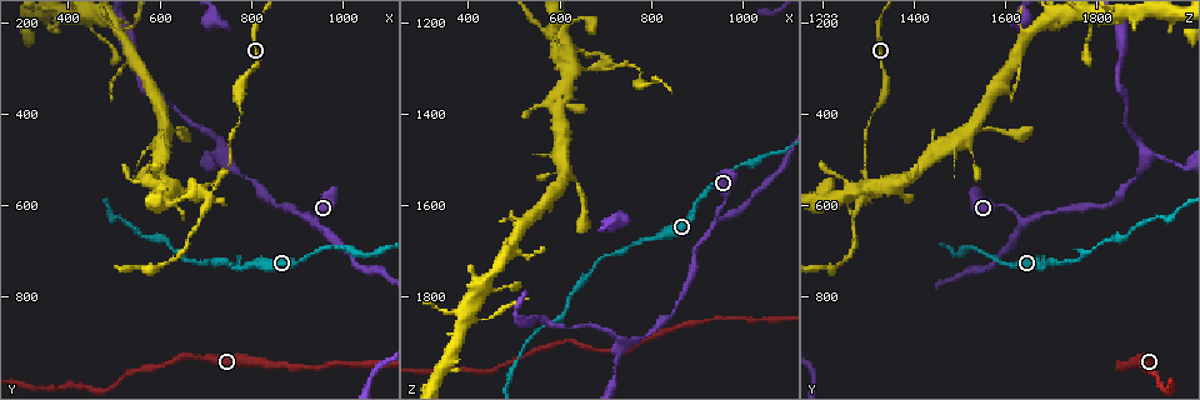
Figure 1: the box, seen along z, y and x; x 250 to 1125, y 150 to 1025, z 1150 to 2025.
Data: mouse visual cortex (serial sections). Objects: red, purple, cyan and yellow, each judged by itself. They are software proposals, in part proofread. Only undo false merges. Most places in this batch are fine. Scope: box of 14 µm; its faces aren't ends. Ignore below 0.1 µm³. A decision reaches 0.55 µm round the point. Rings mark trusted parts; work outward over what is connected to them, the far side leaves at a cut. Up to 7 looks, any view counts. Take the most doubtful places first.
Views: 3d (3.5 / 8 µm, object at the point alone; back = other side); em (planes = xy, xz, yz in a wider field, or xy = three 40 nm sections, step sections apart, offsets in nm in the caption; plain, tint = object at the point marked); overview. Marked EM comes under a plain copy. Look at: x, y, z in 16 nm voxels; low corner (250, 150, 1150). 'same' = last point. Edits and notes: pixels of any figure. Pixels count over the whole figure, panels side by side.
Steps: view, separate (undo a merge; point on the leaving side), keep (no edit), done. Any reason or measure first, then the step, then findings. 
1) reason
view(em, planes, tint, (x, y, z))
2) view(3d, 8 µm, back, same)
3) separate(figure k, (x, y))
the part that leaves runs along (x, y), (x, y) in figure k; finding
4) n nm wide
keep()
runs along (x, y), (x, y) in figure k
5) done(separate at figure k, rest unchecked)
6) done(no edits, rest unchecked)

a fork
view(3d, 8 µm, (705, 575, 1295))

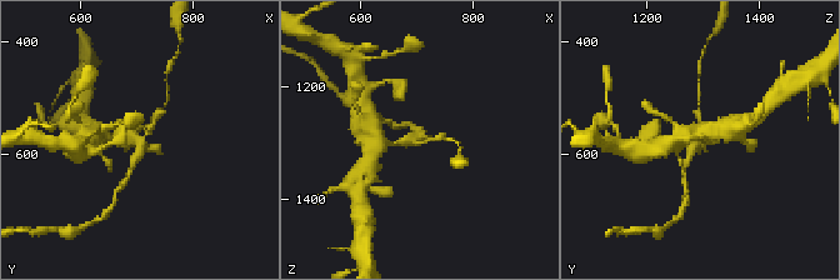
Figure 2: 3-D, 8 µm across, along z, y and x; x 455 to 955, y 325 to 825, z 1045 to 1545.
view(em, xy, step 3, tint, (705, 570, 1290))

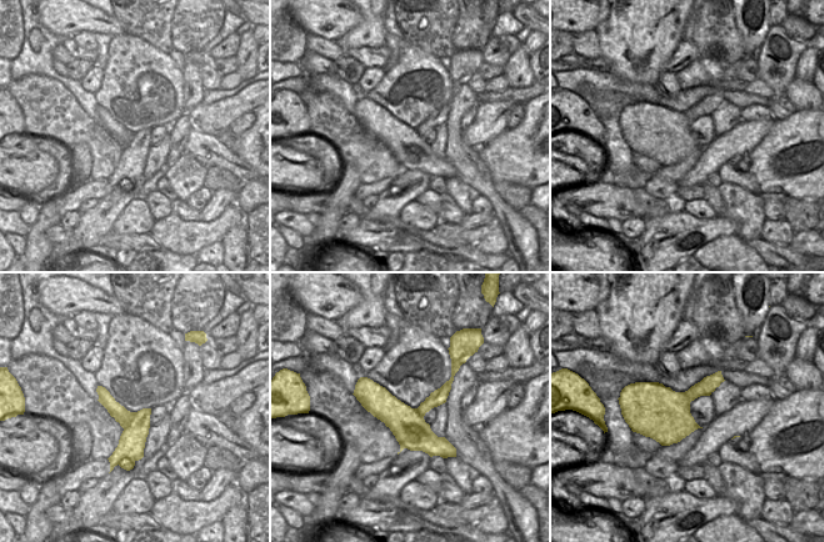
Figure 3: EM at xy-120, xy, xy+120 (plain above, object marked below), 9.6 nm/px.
separate(figure 2, (403, 141))
border along (135, 412), (131, 421), (124, 428) in figure 3; a second cell is stuck on

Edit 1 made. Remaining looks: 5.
sudden change in width
view(3d, 8 µm, (945, 630, 1630))

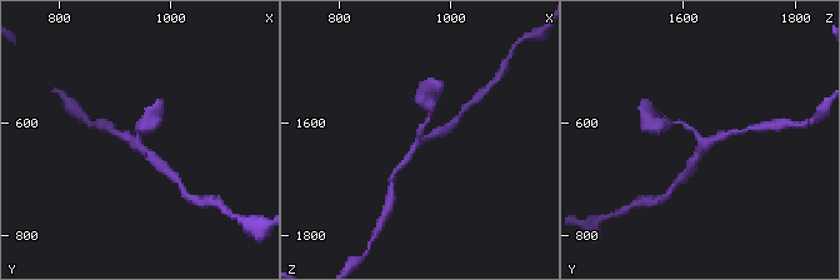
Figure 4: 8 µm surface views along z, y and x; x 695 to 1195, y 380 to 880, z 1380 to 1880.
view(3d, 3.5 µm, (945, 635, 1630))

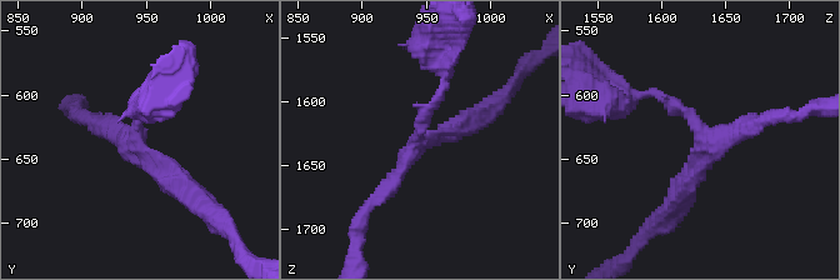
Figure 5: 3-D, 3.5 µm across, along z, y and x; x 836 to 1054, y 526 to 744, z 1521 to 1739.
keep()
runs along (445, 86), (369, 205) in figure 5; one cell here

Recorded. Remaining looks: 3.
branch point
view(3d, 3.5 µm, back, (740, 485, 1905))

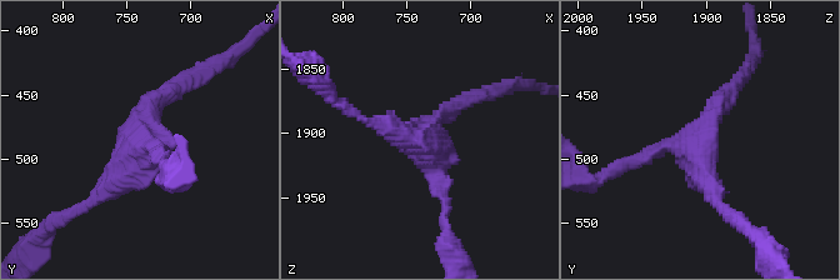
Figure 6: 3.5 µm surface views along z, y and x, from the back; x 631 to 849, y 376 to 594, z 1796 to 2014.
shape alone is not enough
view(em, xy, step 2, tint, (738, 490, 1906))

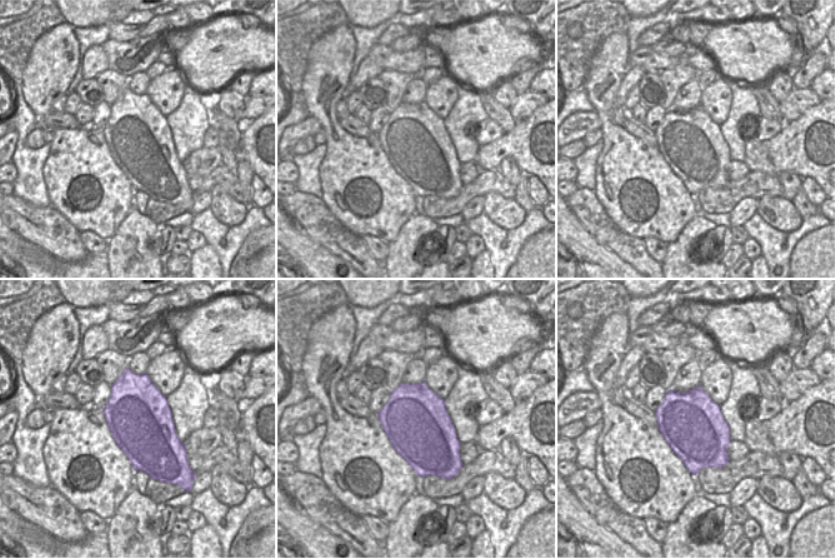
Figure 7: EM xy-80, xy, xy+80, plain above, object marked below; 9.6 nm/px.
600 nm wide
keep()
runs along (89, 204), (181, 81) in figure 6; one cell here

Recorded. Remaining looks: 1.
done(separate at figure 2, rest unchecked)

